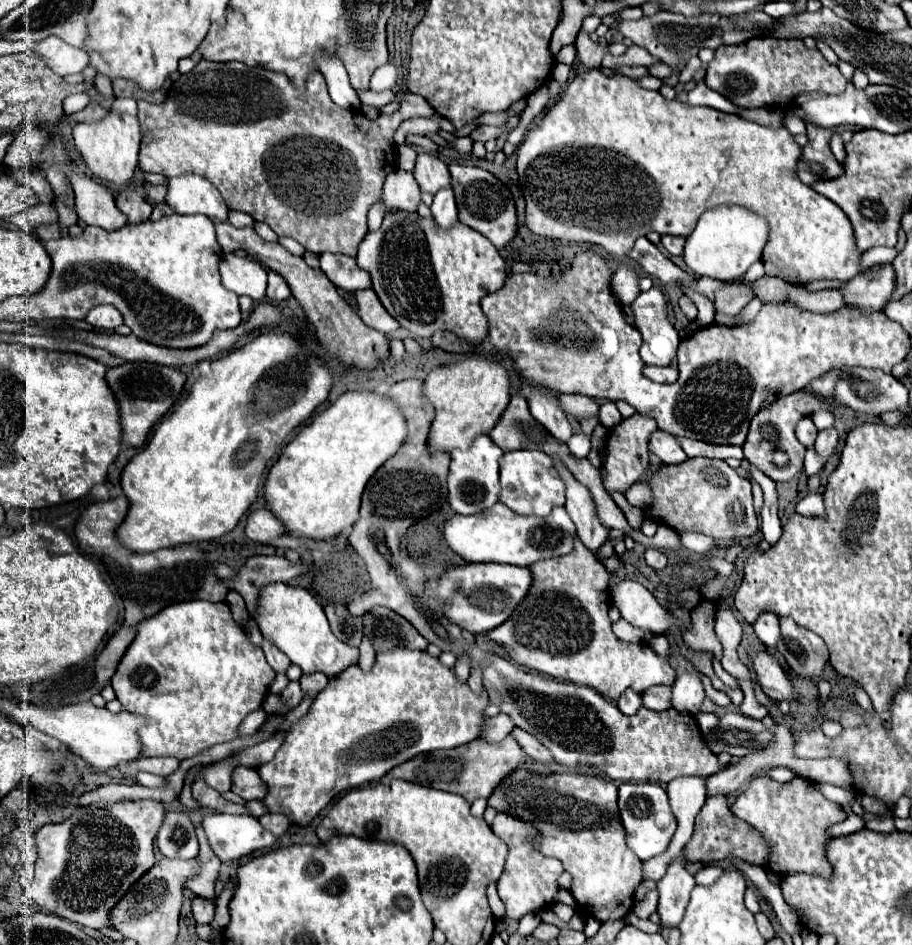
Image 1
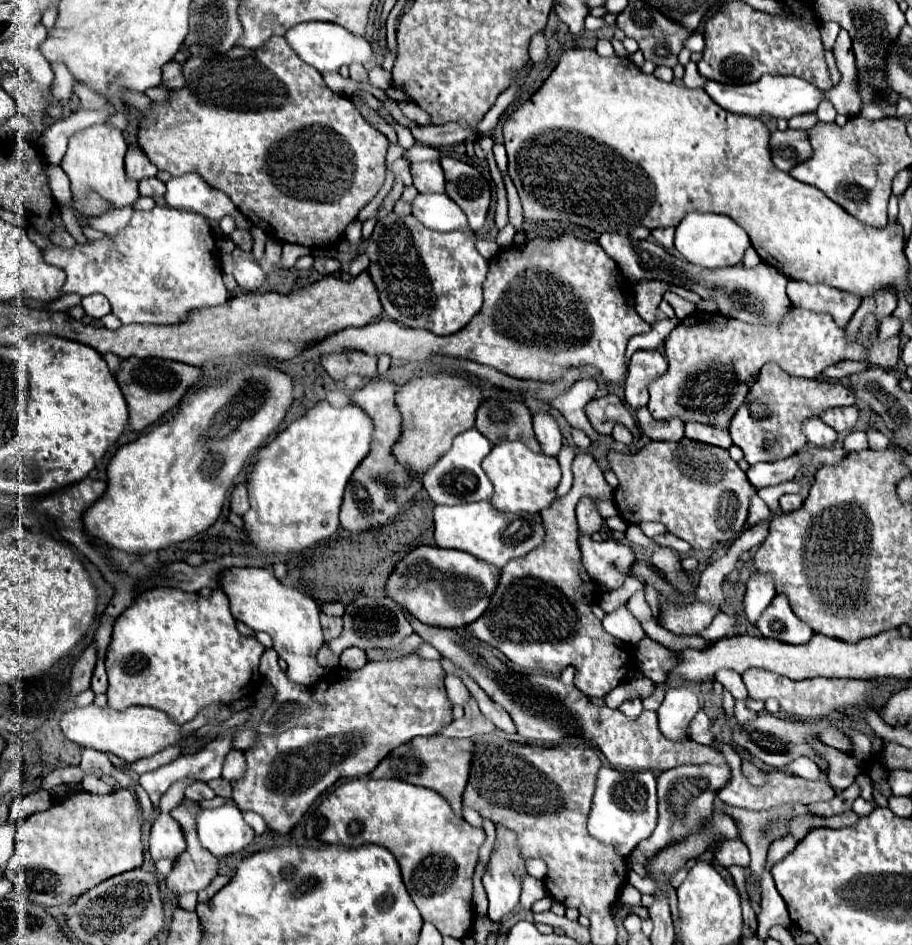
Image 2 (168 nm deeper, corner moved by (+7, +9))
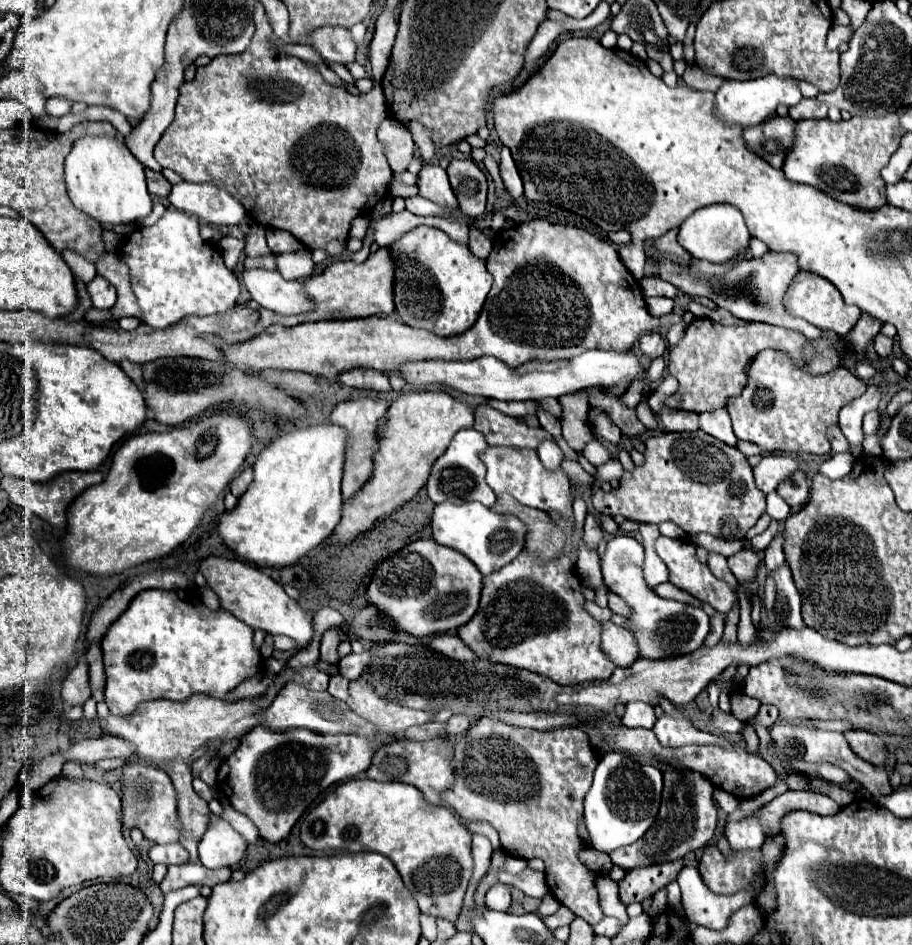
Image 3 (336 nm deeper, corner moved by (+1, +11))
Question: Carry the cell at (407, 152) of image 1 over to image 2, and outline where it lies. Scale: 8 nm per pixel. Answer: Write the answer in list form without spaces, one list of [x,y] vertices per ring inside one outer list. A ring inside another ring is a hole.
[[[415,144],[413,148],[405,150],[403,156],[405,156],[409,162],[423,162],[423,160],[439,160],[439,158],[441,158],[441,152],[439,152],[437,148],[431,148],[431,146]]]

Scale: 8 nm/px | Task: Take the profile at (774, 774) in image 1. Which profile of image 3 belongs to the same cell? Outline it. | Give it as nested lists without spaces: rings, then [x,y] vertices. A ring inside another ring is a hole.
[[[817,764],[817,776],[821,776],[827,782],[835,782],[835,784],[843,782],[843,770],[831,764]]]

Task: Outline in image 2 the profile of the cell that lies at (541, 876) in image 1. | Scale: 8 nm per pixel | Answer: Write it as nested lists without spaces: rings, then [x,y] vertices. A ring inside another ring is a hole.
[[[499,826],[491,864],[483,876],[483,888],[489,900],[489,918],[493,922],[511,914],[519,904],[521,880],[513,874],[513,870],[525,872],[525,860],[517,850],[515,834]]]

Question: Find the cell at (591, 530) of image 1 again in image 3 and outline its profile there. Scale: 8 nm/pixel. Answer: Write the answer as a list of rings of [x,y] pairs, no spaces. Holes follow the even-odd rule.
[[[615,536],[607,542],[607,550],[601,558],[603,582],[607,588],[621,596],[633,610],[633,634],[637,638],[643,658],[667,658],[693,652],[701,648],[709,634],[709,616],[701,606],[691,606],[679,600],[659,598],[643,580],[643,546],[633,536]]]

